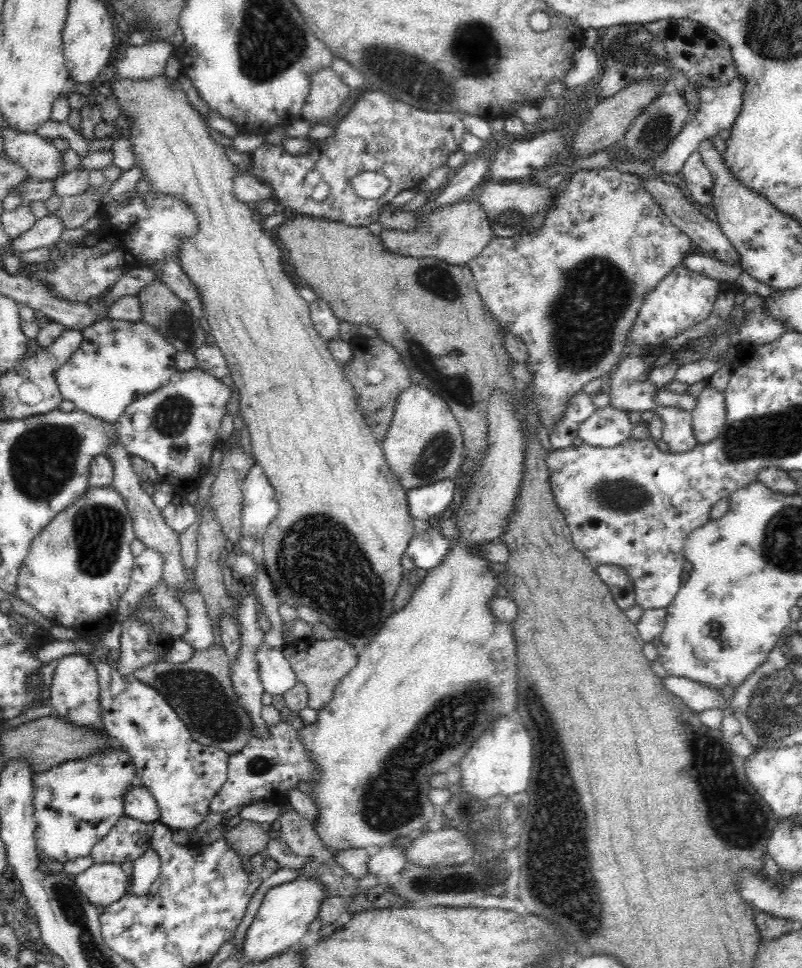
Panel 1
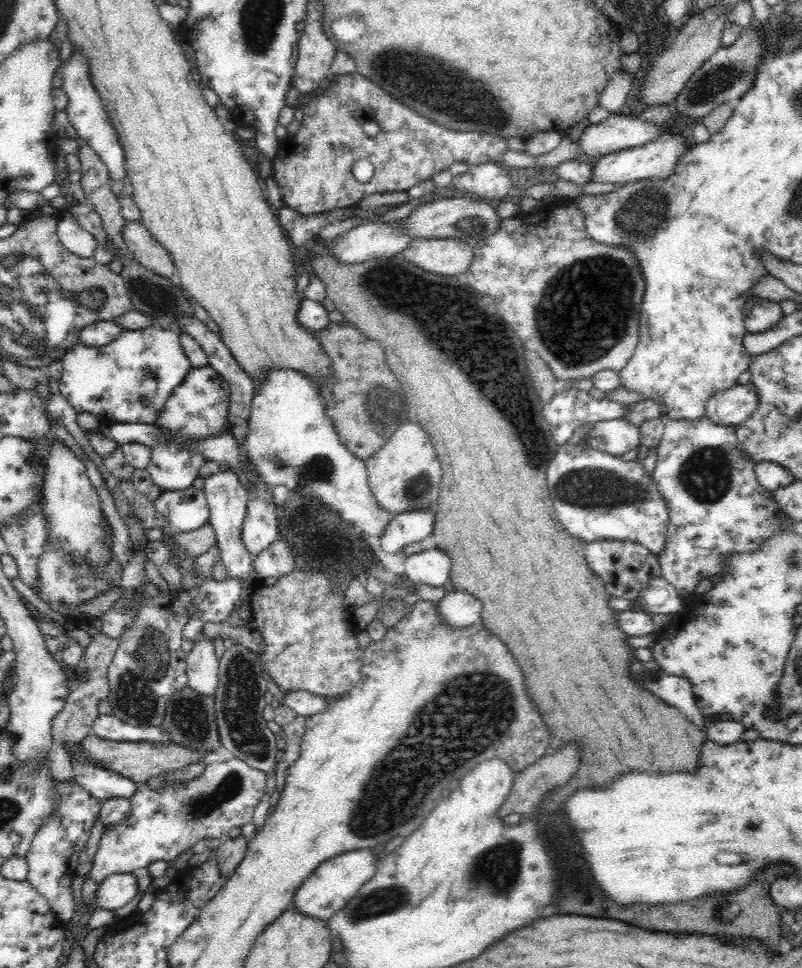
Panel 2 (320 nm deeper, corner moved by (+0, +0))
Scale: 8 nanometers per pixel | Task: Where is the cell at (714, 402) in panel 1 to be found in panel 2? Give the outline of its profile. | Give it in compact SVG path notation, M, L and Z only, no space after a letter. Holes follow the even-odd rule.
M750 383L734 386L708 399L705 416L716 424L736 426L752 416L758 399L757 390Z

